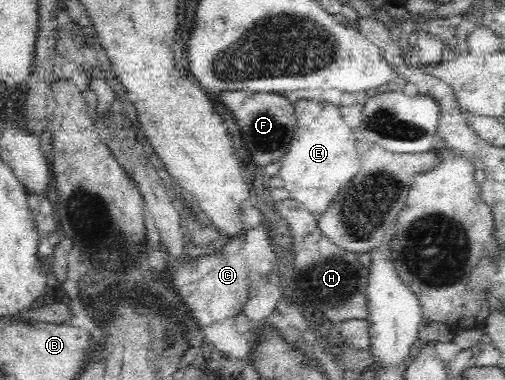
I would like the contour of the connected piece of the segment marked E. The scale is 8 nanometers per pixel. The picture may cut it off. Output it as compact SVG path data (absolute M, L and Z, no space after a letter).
M299 100L294 104L294 116L296 119L296 132L290 141L289 150L281 160L279 174L283 179L283 186L291 195L291 199L305 206L309 212L316 216L325 214L337 199L337 196L353 176L361 170L362 162L359 162L359 153L356 146L360 138L357 133L345 124L340 113L340 108L333 103L320 105L319 102Z

